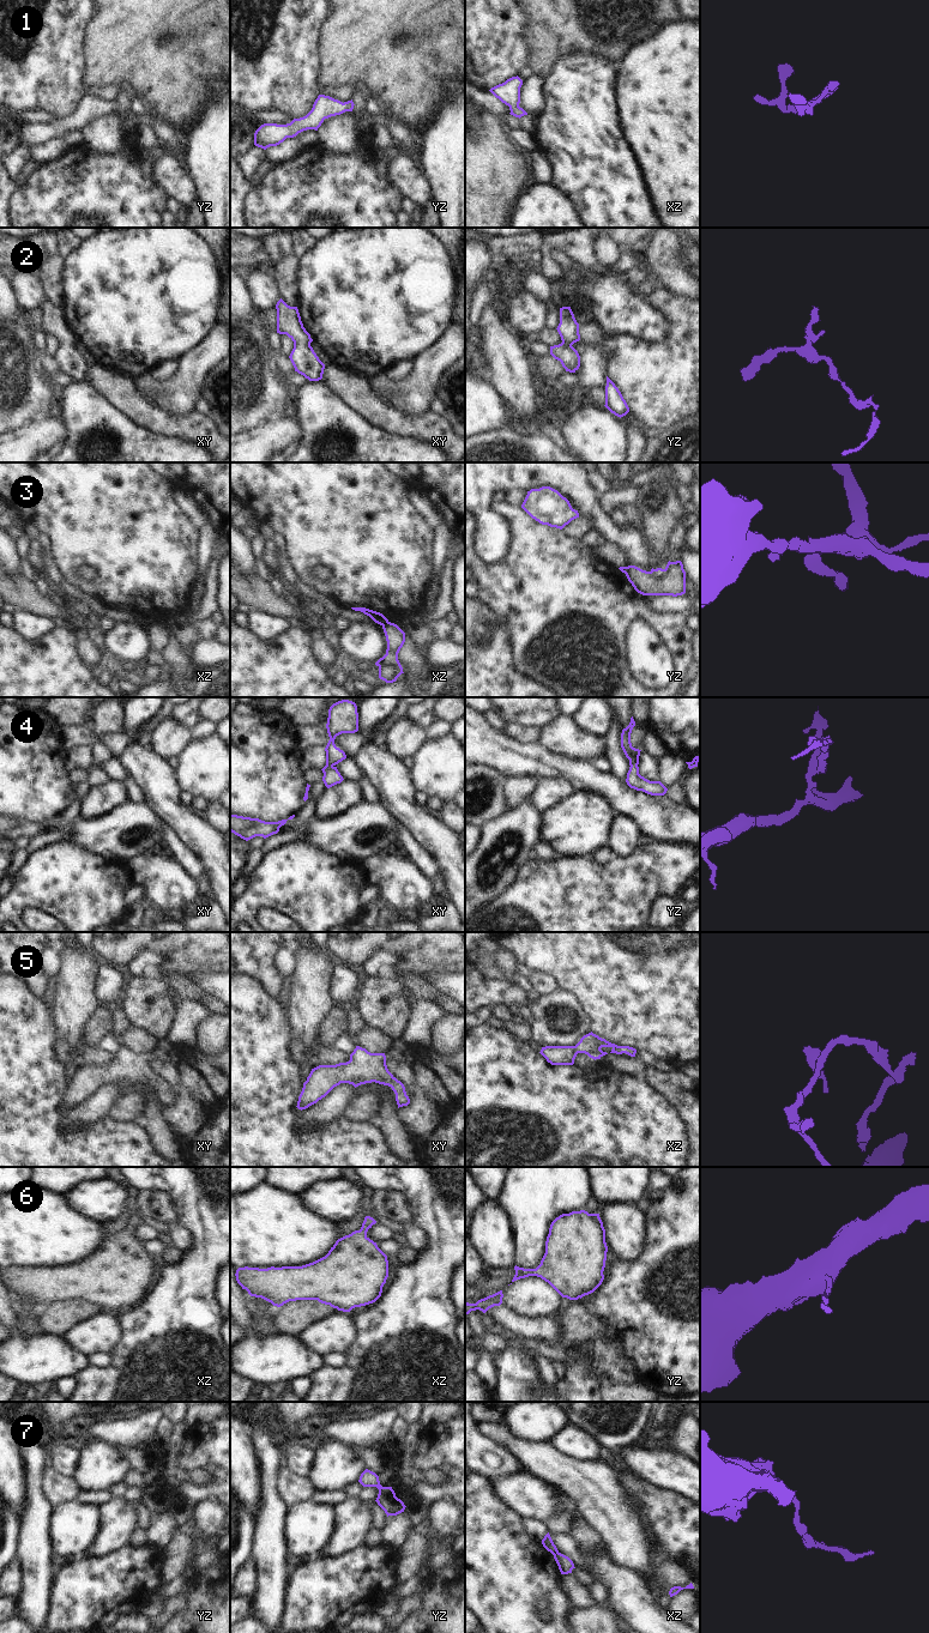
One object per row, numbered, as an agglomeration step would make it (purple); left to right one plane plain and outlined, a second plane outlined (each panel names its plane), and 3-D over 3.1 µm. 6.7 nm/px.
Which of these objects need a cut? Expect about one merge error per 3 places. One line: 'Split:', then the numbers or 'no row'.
Split: 3, 7

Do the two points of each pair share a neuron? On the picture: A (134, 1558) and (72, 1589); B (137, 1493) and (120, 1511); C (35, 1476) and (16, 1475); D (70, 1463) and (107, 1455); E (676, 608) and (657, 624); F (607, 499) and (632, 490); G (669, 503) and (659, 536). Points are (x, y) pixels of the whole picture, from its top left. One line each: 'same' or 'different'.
A: same
B: different
C: different
D: different
E: different
F: same
G: same

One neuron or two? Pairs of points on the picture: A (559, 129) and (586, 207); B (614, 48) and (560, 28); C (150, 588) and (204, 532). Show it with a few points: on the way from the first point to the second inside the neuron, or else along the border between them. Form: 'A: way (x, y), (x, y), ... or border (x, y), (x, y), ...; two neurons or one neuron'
A: way (578, 149), (586, 157), (586, 188); one neuron
B: way (601, 41), (587, 28), (573, 28); one neuron
C: border (198, 528), (199, 566); two neurons

